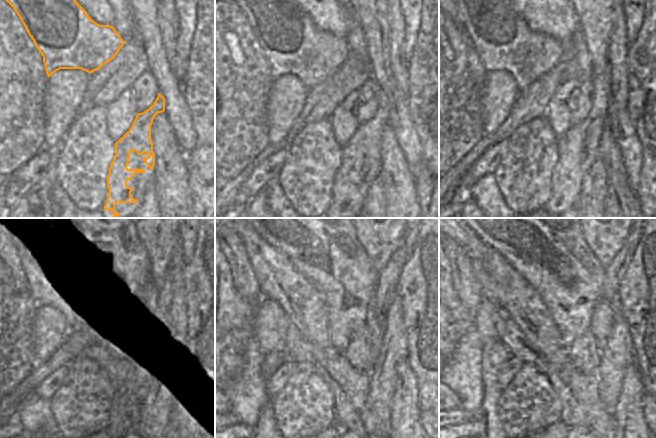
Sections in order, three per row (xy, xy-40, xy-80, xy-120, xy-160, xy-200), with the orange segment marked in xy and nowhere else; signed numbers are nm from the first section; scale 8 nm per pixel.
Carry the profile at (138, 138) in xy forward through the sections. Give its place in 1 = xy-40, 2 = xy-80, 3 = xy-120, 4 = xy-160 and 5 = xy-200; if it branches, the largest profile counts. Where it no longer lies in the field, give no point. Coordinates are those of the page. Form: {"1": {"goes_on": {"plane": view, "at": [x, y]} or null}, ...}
{"1": {"goes_on": {"plane": "xy-40", "at": [367, 137]}}, "2": {"goes_on": {"plane": "xy-80", "at": [593, 135]}}, "3": {"goes_on": {"plane": "xy-120", "at": [127, 396]}}, "4": {"goes_on": {"plane": "xy-160", "at": [303, 303]}}, "5": {"goes_on": {"plane": "xy-200", "at": [521, 303]}}}

